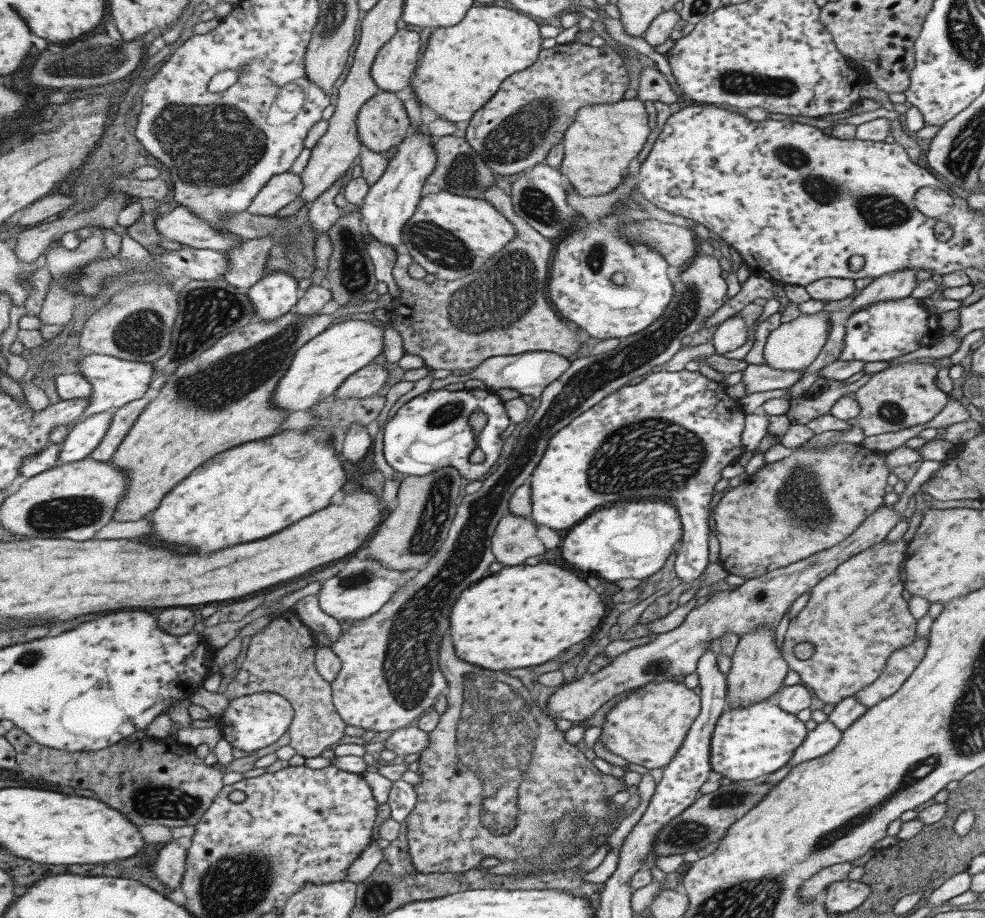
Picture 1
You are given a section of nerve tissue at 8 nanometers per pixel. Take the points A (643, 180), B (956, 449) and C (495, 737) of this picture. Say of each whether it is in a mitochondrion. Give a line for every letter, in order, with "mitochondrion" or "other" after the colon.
A: other
B: other
C: mitochondrion

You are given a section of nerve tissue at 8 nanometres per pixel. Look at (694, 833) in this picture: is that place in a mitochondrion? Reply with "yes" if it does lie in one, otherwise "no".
yes

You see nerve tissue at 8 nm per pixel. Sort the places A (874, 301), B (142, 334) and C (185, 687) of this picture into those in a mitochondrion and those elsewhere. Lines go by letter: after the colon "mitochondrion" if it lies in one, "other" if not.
A: other
B: mitochondrion
C: other

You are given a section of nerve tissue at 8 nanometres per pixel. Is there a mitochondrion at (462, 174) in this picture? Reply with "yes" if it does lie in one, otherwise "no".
yes

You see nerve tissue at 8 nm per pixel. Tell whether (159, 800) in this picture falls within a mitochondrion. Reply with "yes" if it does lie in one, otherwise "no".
yes

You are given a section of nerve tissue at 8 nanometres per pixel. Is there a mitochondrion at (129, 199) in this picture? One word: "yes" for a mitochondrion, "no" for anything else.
no

